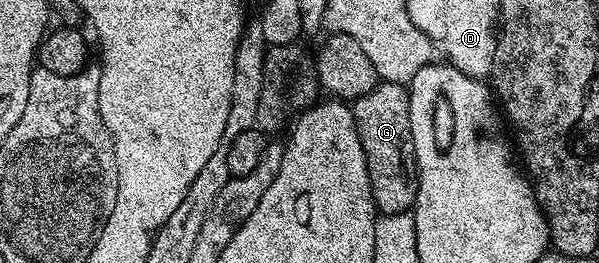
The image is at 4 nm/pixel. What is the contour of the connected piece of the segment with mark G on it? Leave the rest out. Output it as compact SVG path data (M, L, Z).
M379 82L358 100L352 101L353 117L367 158L373 203L381 216L399 214L412 209L417 201L417 159L411 138L409 89L403 84Z

